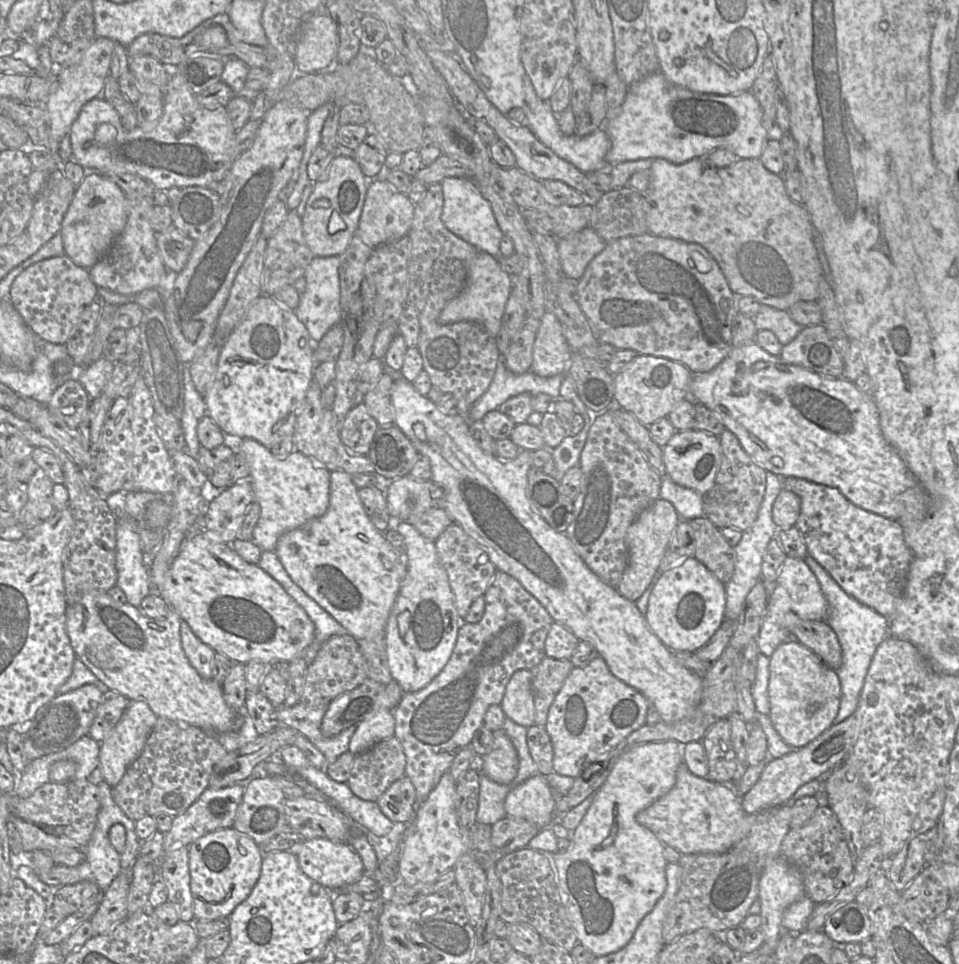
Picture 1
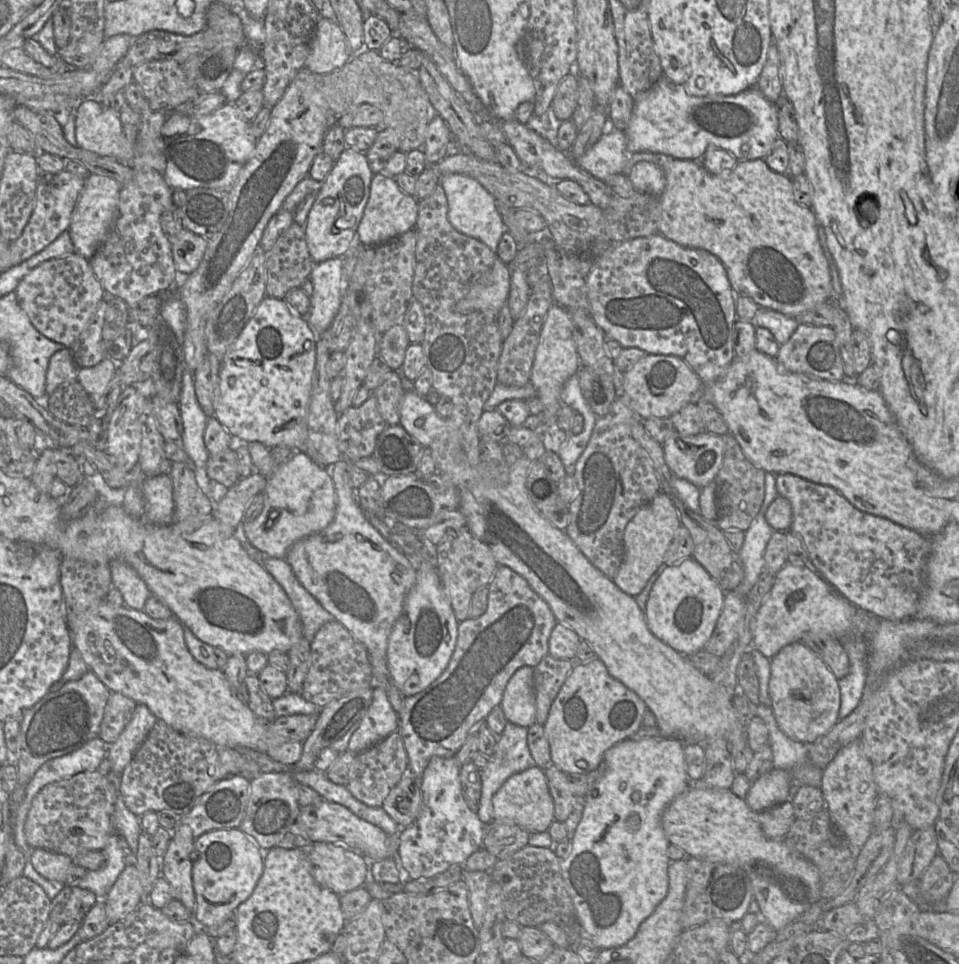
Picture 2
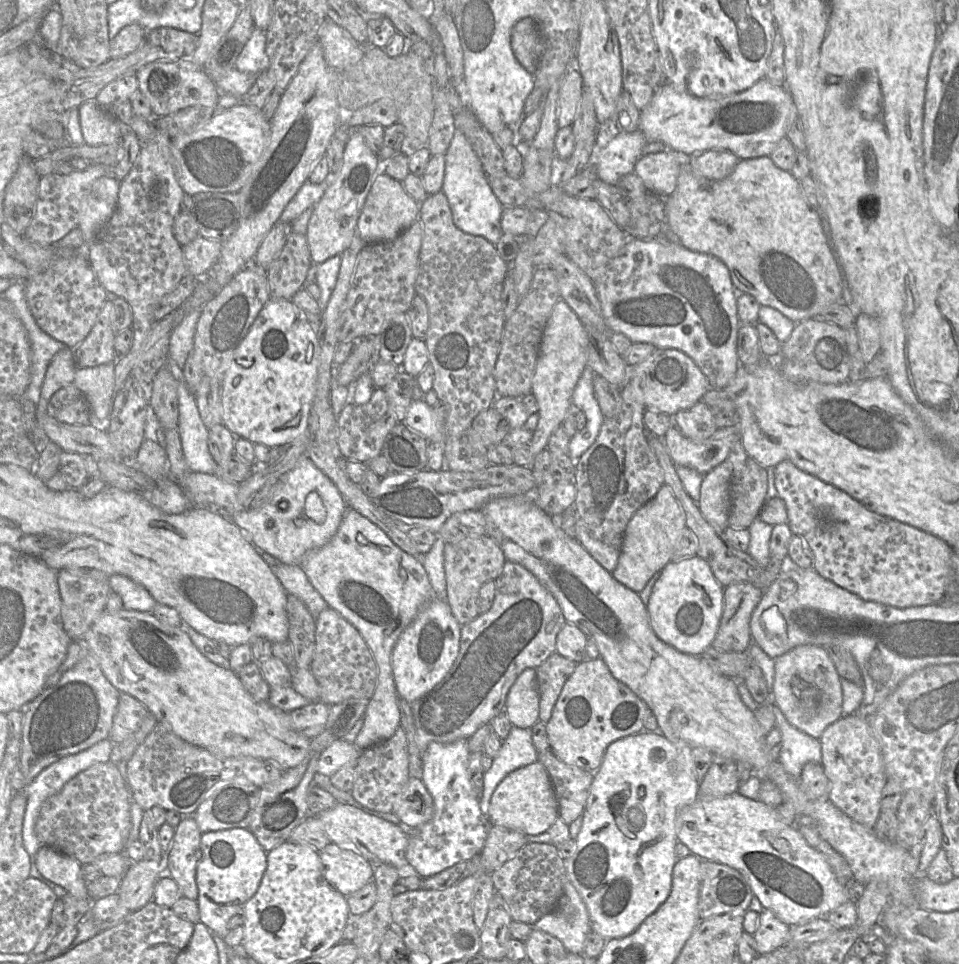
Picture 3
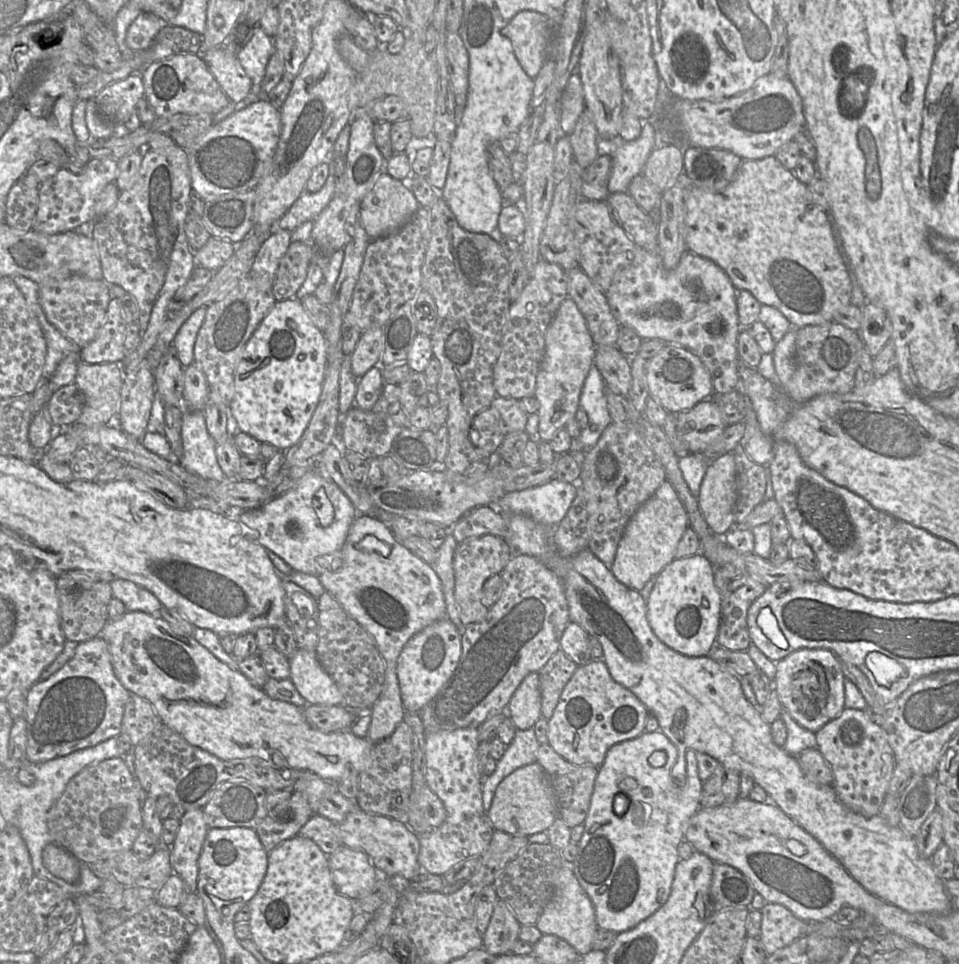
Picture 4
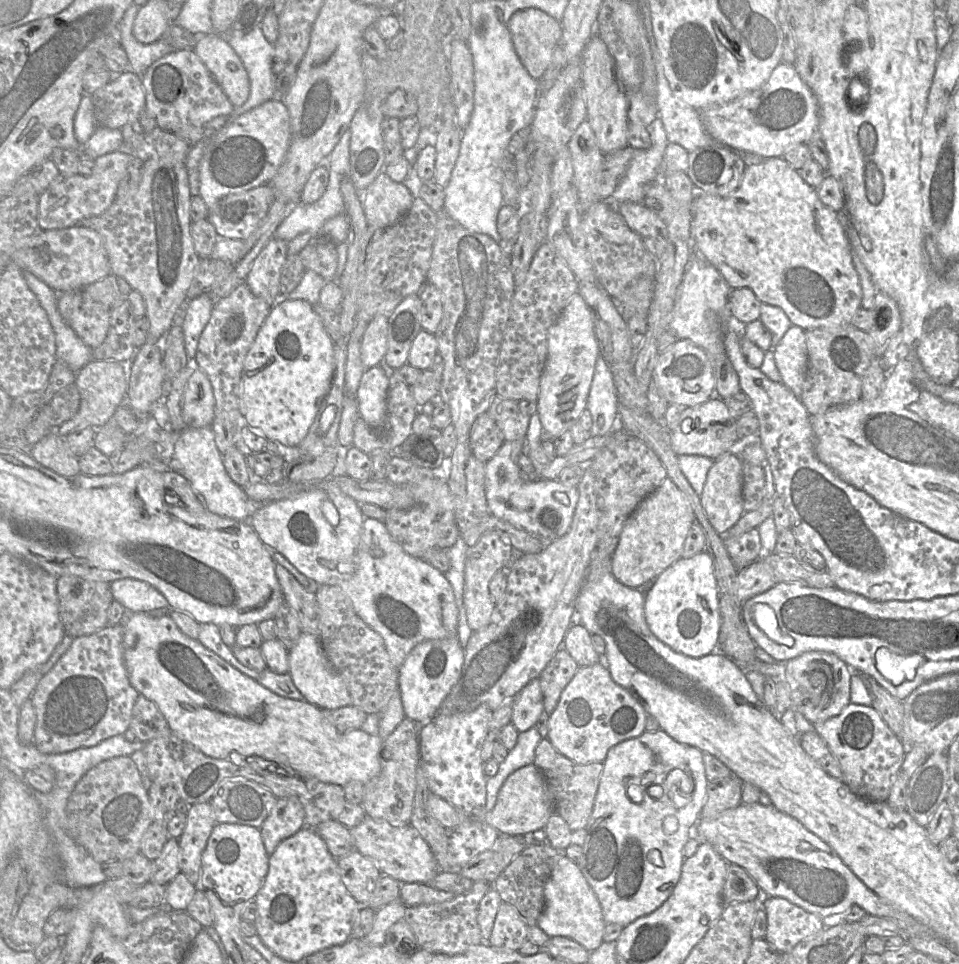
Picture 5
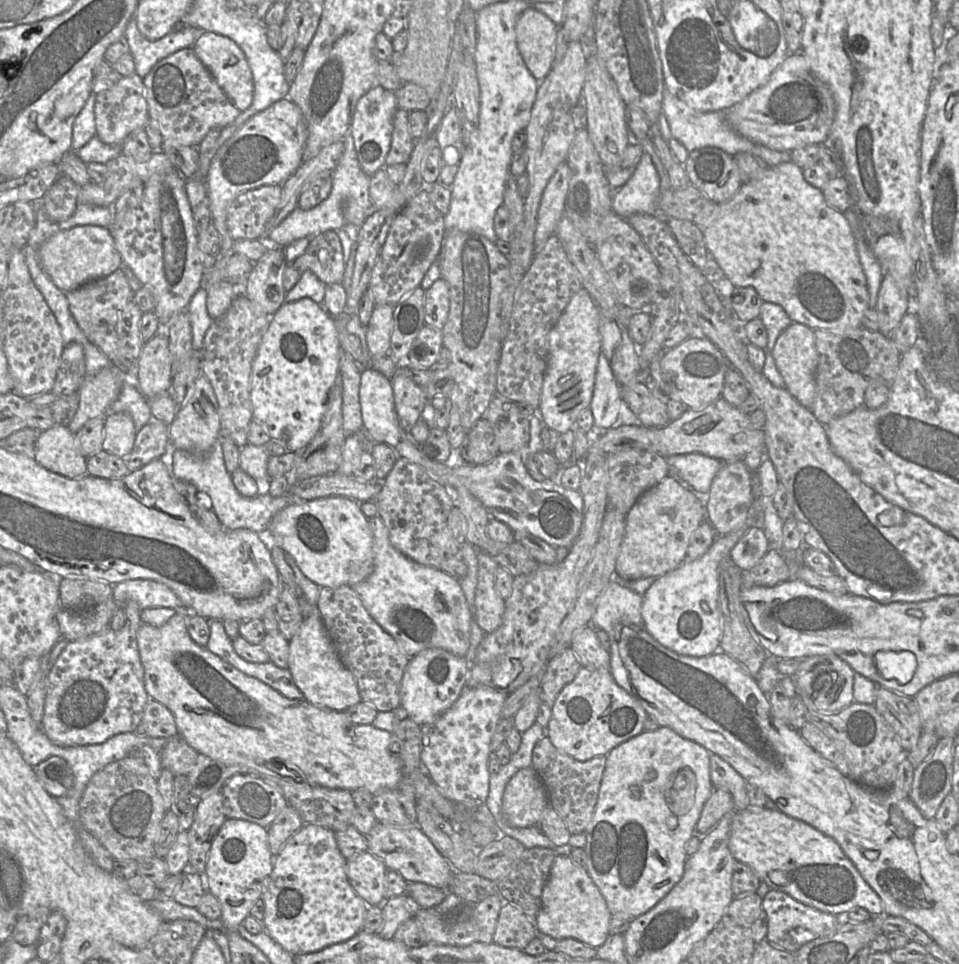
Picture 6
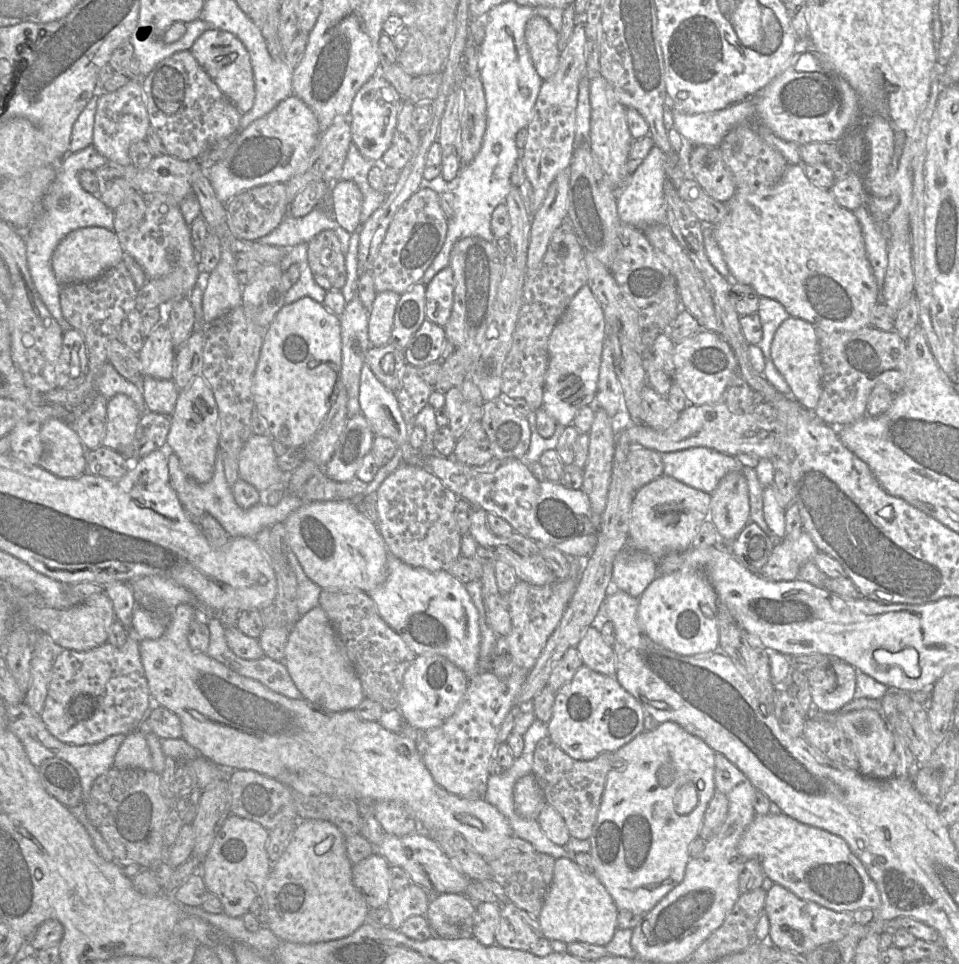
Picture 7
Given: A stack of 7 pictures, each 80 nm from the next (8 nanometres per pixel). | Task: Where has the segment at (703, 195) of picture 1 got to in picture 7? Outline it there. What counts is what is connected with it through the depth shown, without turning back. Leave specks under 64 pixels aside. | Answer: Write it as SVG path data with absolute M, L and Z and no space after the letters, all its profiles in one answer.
M789 164L782 177L773 185L761 188L741 187L727 203L728 214L714 226L714 237L723 253L730 271L732 282L752 287L759 297L766 297L779 302L793 318L802 319L814 328L825 332L855 332L870 326L870 316L877 305L878 289L875 276L868 261L865 242L860 223L854 213L842 207L830 190L825 190L811 182L806 176L802 164Z

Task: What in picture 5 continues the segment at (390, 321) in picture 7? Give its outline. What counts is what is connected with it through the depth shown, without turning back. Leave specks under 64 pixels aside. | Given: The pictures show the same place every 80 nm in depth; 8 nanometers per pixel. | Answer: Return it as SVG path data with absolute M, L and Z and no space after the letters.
M376 315L367 325L361 339L360 357L365 368L377 366L383 362L387 351L388 318Z

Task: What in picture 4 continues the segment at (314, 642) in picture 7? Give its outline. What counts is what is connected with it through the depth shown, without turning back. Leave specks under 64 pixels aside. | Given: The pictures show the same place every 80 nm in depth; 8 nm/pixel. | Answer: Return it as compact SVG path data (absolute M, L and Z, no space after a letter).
M298 648L289 658L289 665L289 679L309 705L342 705L342 695L320 665L316 651Z

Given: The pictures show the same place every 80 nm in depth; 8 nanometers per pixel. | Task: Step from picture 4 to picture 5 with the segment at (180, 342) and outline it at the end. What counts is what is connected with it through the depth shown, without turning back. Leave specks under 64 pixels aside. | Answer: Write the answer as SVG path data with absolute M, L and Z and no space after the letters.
M202 294L185 306L184 333L185 351L189 360L196 362L196 352L200 336L208 324L216 299L210 294Z

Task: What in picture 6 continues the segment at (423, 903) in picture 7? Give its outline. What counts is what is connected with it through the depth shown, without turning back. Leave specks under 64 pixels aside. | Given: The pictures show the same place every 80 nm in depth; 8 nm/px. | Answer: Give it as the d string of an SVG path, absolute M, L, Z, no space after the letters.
M407 893L385 900L381 904L383 925L377 933L383 939L392 939L399 925L413 918L421 907Z

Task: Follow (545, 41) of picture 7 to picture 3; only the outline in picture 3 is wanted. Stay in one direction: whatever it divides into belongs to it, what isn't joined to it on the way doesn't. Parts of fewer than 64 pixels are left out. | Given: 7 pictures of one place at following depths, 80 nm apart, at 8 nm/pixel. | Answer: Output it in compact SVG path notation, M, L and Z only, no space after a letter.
M535 17L522 18L513 26L511 48L523 68L535 74L545 50L544 37Z

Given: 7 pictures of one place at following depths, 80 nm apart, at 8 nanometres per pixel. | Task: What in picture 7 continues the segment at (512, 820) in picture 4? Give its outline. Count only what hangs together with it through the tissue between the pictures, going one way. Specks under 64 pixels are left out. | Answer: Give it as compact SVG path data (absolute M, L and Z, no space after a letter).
M527 774L514 785L513 798L516 812L523 818L537 820L542 806L546 803L542 790L533 774Z

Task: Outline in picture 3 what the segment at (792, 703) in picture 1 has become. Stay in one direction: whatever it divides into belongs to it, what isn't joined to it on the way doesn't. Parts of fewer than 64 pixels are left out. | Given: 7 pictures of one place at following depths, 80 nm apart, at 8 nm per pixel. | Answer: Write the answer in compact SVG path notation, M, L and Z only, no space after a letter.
M799 645L775 659L775 678L769 701L782 711L792 726L819 740L824 730L843 716L841 679L826 648Z

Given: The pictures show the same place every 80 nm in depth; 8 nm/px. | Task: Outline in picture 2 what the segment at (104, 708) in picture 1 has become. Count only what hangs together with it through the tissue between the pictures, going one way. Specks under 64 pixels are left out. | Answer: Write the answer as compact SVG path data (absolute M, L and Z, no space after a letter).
M111 692L100 725L99 738L107 745L114 743L130 722L137 703L119 693Z

